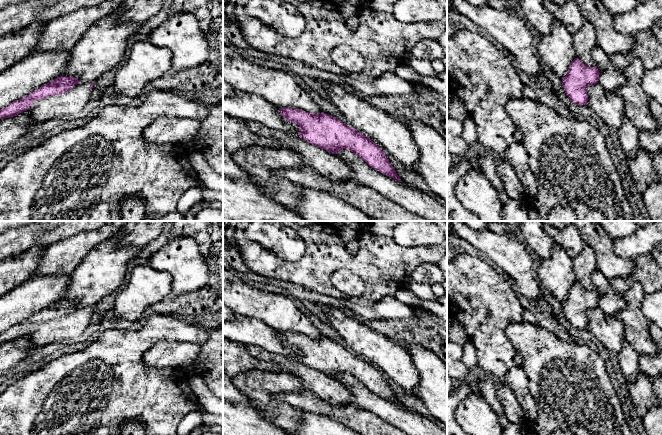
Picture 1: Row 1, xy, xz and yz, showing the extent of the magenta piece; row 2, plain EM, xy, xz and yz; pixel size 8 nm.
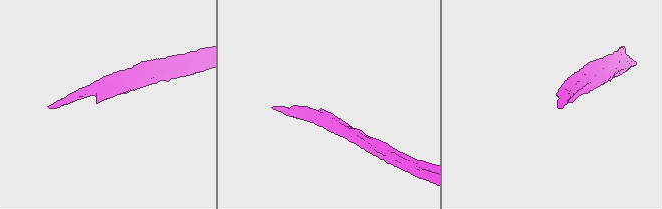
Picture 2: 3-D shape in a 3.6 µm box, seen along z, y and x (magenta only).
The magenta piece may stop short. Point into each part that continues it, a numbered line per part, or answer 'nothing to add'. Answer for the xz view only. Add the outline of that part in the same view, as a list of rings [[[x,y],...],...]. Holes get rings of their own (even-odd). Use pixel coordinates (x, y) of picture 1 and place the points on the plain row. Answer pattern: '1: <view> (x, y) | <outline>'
nothing to add

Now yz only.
nothing to add

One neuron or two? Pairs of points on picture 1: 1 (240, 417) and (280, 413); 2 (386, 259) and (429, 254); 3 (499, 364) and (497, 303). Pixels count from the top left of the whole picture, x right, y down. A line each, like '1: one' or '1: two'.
1: two
2: one
3: one

